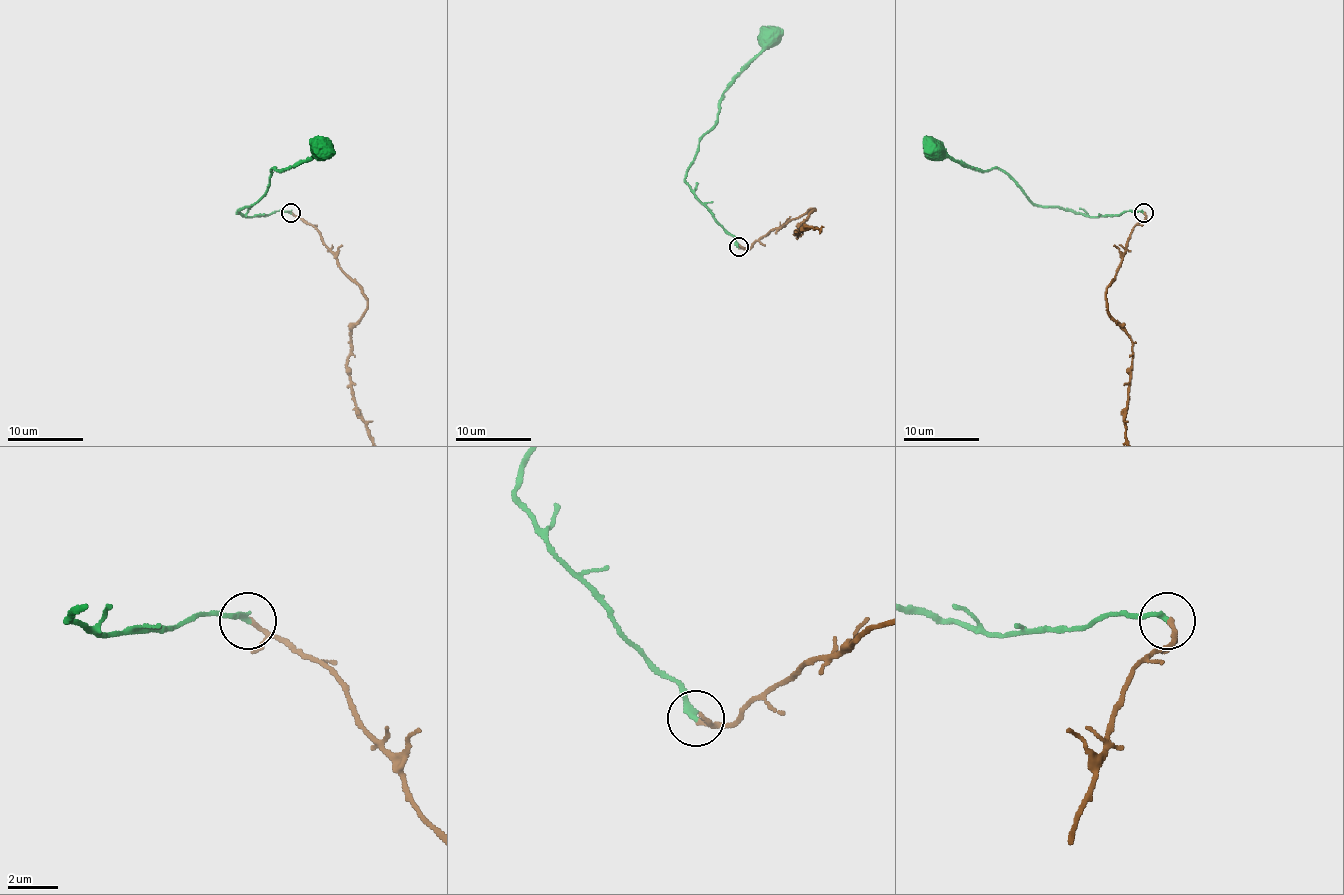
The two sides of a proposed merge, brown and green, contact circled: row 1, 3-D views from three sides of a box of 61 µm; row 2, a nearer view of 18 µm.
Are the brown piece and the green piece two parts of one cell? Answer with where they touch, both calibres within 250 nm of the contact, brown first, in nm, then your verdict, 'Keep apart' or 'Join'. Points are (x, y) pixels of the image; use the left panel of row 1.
Place: (290, 213). Thickness 130 nm (brown) against 220 nm. Join

